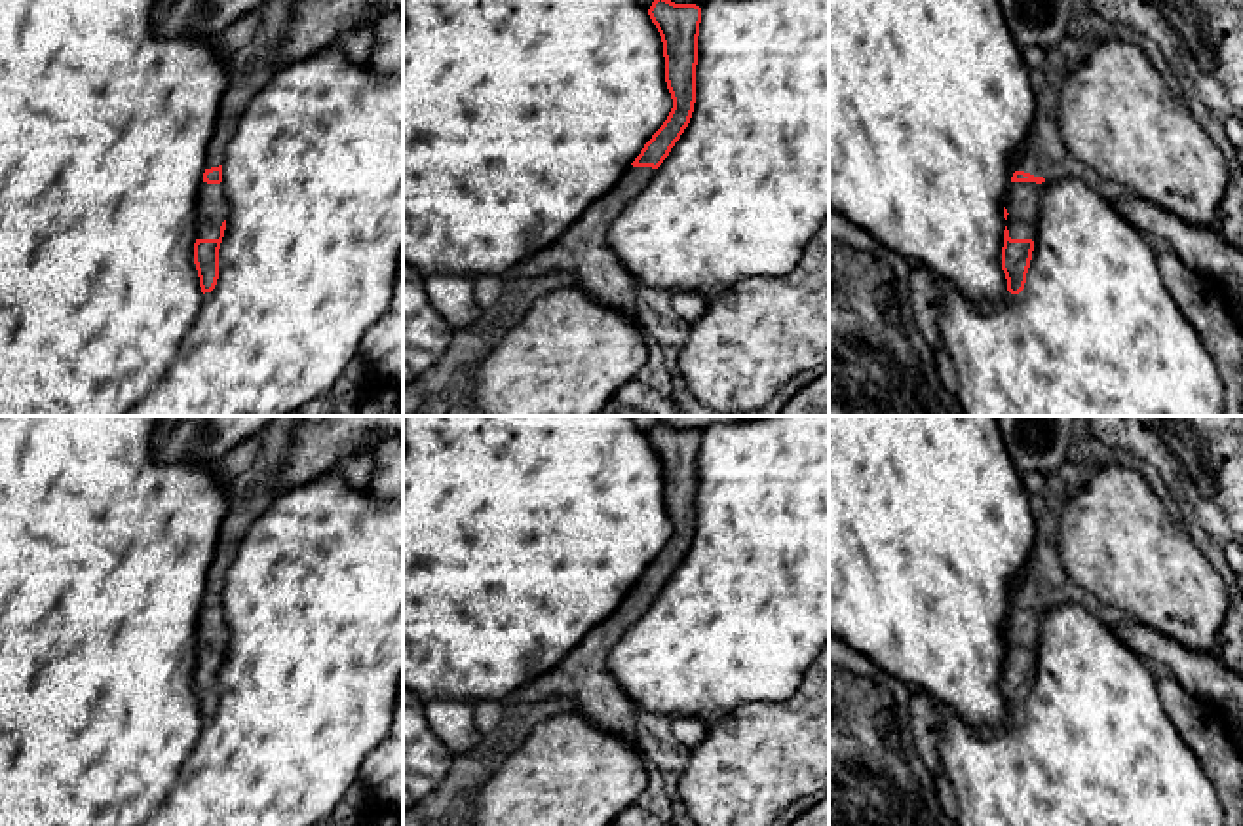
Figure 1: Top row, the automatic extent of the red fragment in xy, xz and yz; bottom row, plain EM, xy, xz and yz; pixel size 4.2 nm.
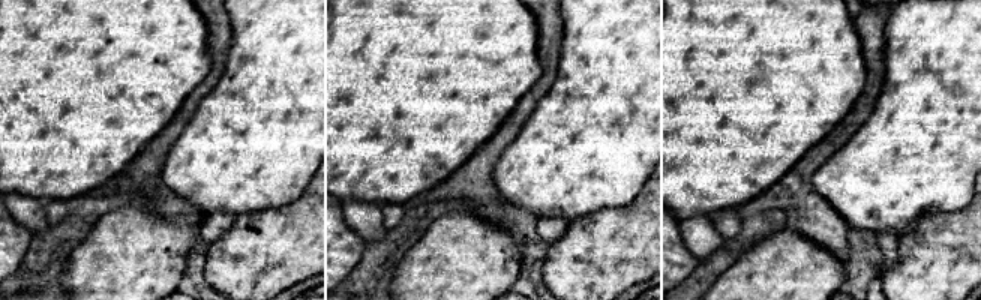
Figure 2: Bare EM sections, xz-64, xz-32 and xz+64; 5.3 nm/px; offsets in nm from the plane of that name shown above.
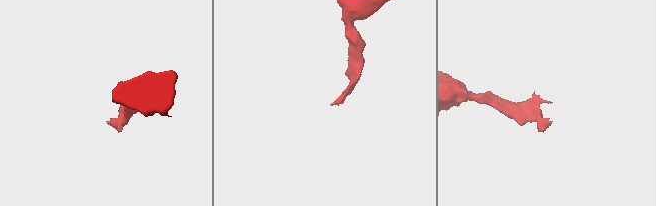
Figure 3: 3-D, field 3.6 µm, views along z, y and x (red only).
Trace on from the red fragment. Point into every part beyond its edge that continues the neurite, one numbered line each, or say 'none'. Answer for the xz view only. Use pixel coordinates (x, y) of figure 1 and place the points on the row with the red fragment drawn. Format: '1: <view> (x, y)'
1: xz (584, 251)

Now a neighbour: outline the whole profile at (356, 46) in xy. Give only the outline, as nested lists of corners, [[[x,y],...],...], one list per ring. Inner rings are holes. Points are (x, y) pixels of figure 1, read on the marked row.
[[[373,27],[344,32],[335,44],[348,61],[365,63],[374,44]]]

